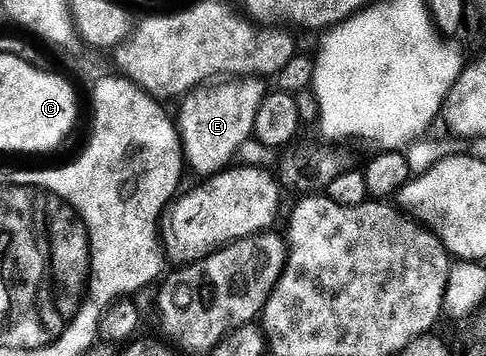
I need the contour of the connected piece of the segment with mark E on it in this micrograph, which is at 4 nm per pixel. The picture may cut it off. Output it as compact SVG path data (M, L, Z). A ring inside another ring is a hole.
M255 75L242 79L223 79L218 83L204 83L182 98L183 110L177 113L177 124L183 139L183 156L202 175L222 173L232 164L235 152L248 140L252 140L257 111L267 97L266 80ZM220 84L220 85L219 85Z

